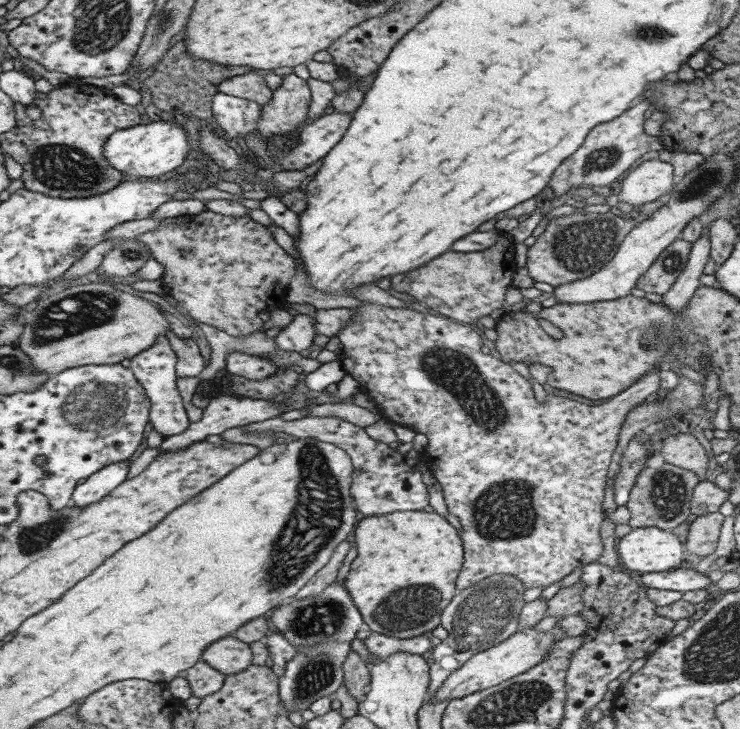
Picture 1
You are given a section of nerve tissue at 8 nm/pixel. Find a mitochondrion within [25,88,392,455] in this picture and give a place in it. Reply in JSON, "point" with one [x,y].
{"point":[61,167]}

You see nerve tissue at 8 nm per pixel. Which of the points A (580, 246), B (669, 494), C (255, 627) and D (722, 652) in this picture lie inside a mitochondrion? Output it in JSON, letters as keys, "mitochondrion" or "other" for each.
{"A":"mitochondrion","B":"mitochondrion","C":"other","D":"mitochondrion"}

